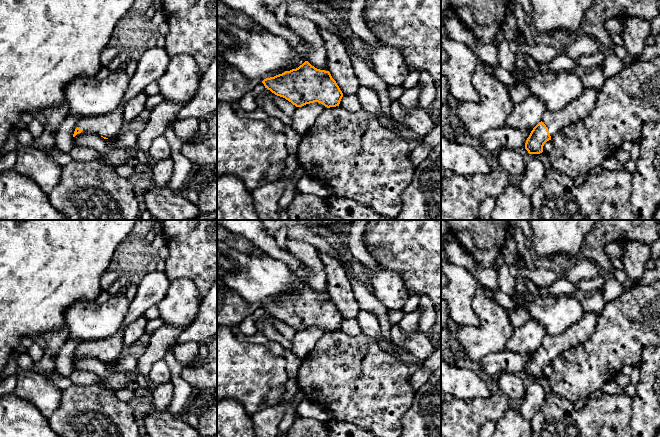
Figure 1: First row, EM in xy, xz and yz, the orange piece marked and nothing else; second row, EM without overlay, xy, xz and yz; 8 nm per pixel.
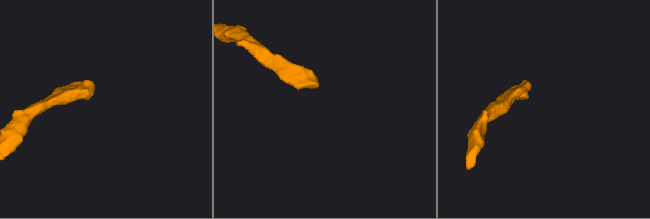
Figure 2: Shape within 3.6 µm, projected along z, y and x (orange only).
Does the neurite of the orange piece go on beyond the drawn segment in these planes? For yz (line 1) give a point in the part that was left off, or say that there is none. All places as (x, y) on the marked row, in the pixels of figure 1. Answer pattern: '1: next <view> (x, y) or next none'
1: next yz (578, 109)

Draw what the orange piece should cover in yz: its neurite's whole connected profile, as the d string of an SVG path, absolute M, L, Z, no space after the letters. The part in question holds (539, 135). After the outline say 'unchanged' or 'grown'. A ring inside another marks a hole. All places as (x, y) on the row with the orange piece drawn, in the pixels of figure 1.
M587 89L564 108L556 111L545 111L542 121L531 131L525 143L529 154L543 152L544 144L561 128L584 119L595 106L600 89Z; grown

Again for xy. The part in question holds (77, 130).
M119 106L112 112L83 117L78 121L77 128L74 131L73 137L81 133L84 129L91 130L108 139L117 134L124 124L124 106Z; grown

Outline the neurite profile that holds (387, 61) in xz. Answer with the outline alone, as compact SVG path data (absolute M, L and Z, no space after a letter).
M378 40L377 46L366 43L371 66L388 86L401 87L410 73L405 58L399 48Z

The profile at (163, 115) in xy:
M163 101L151 110L151 114L143 131L137 137L137 147L147 151L153 140L164 135L169 126L178 119L183 104Z

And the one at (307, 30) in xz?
M287 15L286 23L307 46L306 61L317 69L328 71L327 51L317 25L307 18L292 15Z

